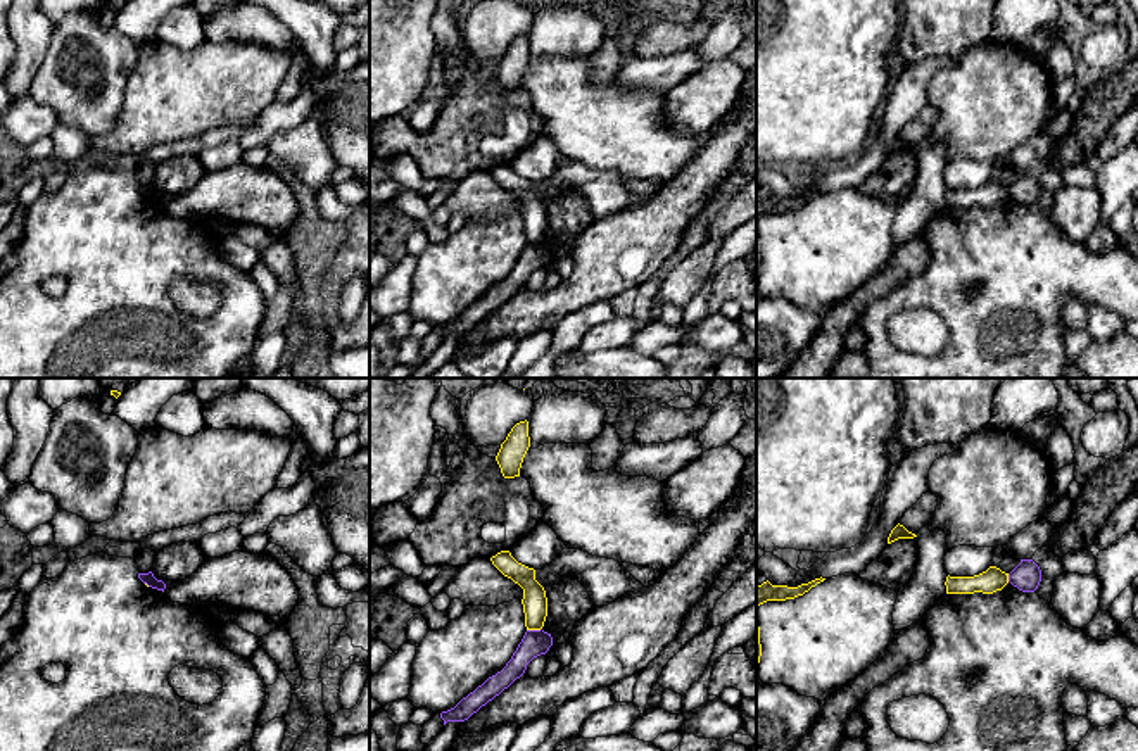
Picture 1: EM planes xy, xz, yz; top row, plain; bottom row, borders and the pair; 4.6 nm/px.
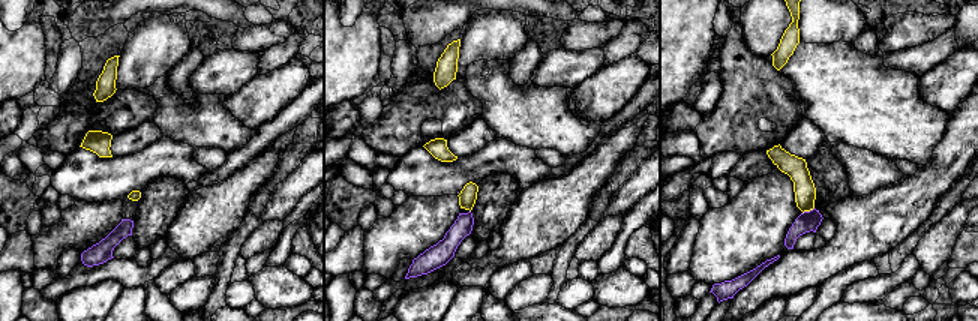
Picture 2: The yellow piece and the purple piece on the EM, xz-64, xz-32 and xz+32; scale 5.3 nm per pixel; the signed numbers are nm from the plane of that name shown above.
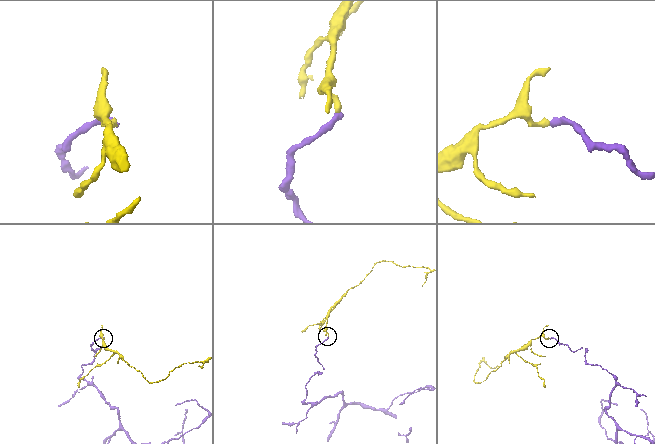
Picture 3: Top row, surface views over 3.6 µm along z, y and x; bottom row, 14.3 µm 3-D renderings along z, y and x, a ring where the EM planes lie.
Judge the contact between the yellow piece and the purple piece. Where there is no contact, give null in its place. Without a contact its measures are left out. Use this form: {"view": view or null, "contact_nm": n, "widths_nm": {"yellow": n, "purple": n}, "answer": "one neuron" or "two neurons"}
{"view": "xz", "contact_nm": 70, "widths_nm": {"yellow": 120, "purple": 120}, "answer": "two neurons"}

